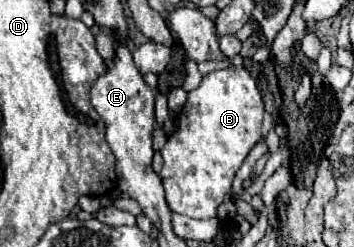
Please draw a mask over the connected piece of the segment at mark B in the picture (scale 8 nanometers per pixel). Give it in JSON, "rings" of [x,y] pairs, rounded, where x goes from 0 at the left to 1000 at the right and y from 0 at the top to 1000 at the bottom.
{"rings":[[[658,267],[636,283],[607,283],[573,308],[573,332],[556,364],[540,364],[528,389],[528,421],[506,462],[506,510],[477,551],[460,632],[460,688],[449,696],[466,810],[477,842],[500,866],[523,866],[534,883],[607,883],[613,834],[636,810],[653,769],[653,737],[664,696],[681,680],[703,607],[737,567],[737,494],[743,494],[743,405],[726,332],[703,308],[692,275],[664,283]]]}

